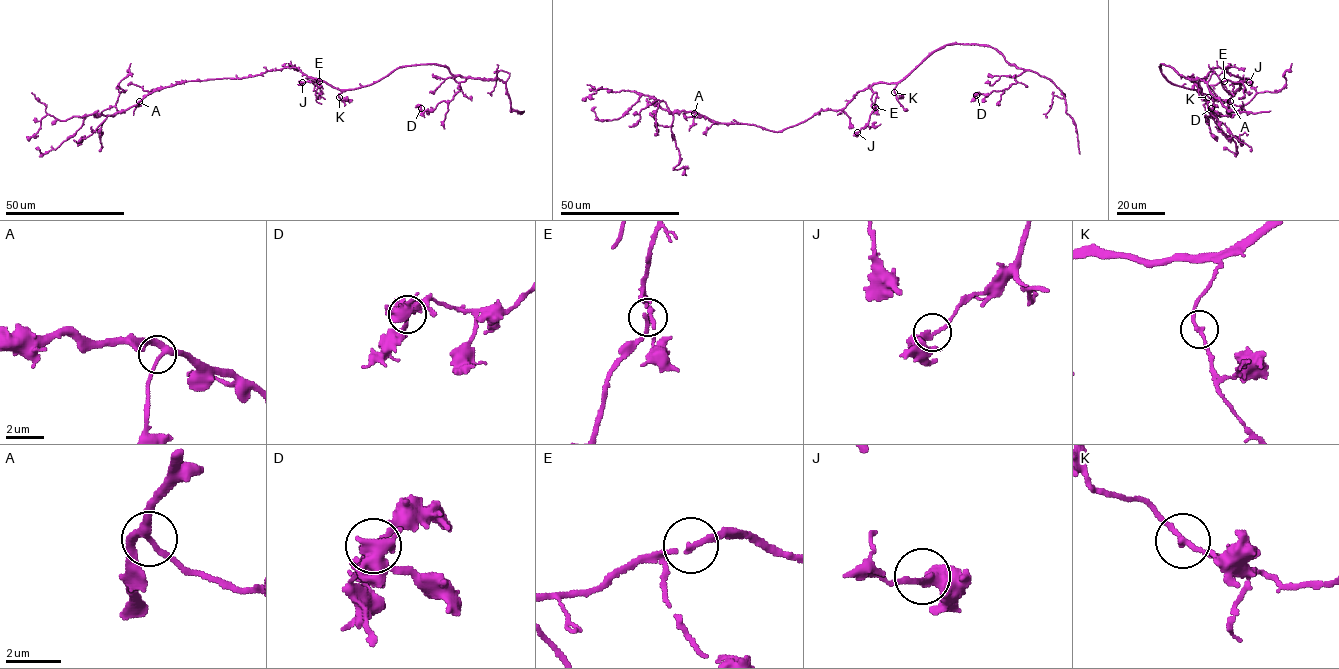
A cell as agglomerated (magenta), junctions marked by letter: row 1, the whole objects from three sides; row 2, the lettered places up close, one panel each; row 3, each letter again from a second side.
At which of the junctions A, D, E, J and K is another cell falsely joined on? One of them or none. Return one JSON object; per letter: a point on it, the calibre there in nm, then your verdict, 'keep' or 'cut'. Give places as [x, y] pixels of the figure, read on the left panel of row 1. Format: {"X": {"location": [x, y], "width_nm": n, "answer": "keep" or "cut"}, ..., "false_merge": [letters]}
{"A": {"location": [139, 101], "width_nm": 240, "answer": "keep"}, "D": {"location": [421, 108], "width_nm": 190, "answer": "keep"}, "E": {"location": [319, 81], "width_nm": 190, "answer": "keep"}, "J": {"location": [302, 82], "width_nm": 280, "answer": "keep"}, "K": {"location": [339, 97], "width_nm": 200, "answer": "keep"}, "false_merge": []}

